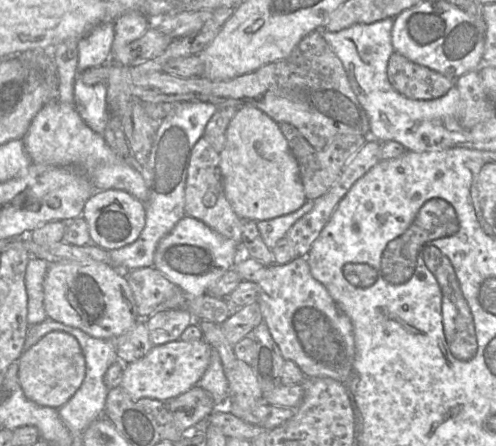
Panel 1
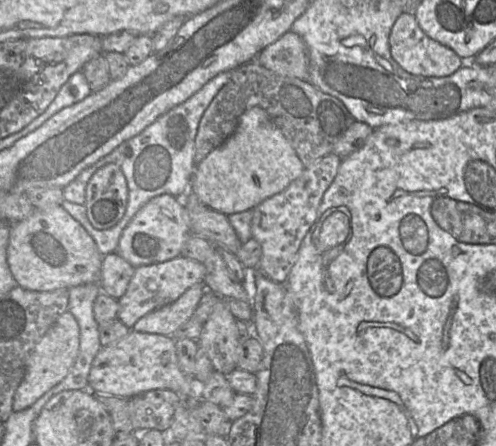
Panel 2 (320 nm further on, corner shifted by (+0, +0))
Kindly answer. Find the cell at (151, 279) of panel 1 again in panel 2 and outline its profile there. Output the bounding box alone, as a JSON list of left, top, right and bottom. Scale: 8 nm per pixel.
[101,252,135,300]

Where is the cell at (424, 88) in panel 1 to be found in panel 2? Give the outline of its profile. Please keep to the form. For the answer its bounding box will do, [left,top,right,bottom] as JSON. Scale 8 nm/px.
[389,11,466,76]

